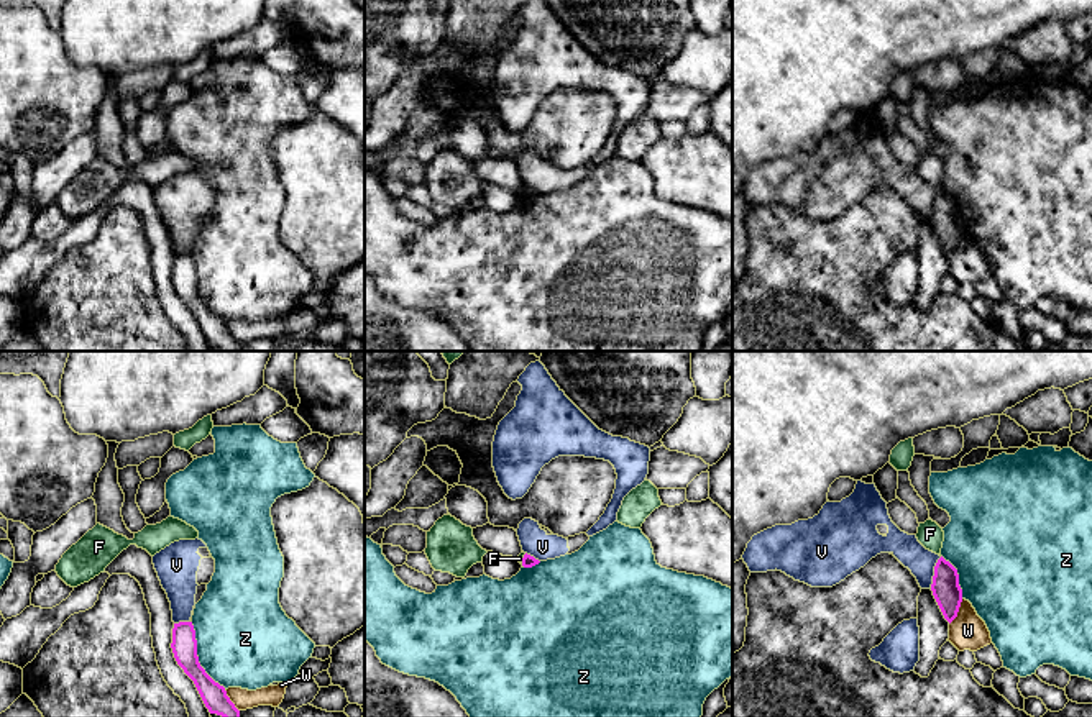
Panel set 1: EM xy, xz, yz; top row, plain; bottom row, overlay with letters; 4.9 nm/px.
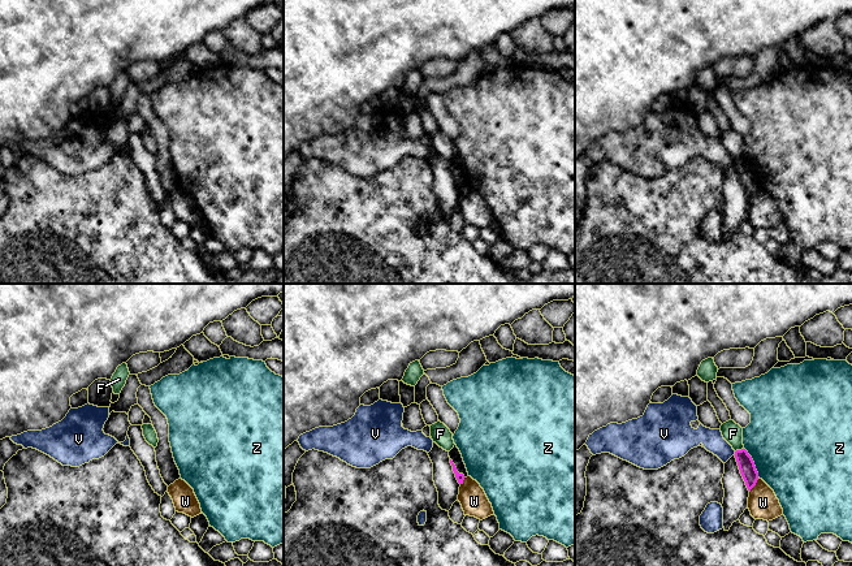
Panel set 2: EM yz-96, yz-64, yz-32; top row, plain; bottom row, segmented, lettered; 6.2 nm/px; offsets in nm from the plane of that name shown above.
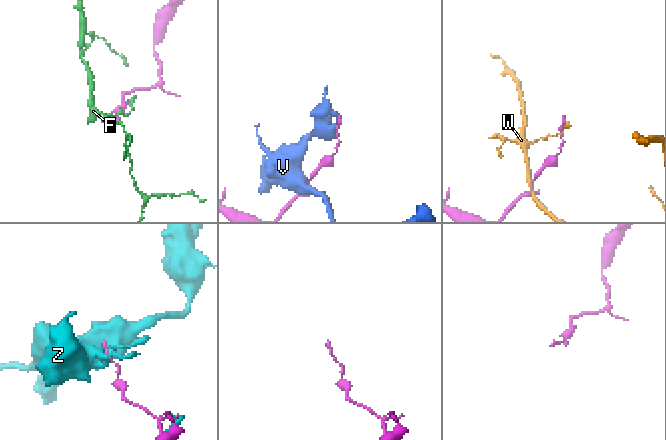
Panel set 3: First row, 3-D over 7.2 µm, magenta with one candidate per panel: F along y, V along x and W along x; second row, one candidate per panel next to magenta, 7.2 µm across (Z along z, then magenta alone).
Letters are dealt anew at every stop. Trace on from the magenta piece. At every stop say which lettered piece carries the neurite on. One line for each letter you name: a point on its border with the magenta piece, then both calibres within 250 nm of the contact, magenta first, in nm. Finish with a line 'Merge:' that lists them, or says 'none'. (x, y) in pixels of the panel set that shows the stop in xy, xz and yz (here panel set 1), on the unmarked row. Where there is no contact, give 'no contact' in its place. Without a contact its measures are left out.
Merge: none

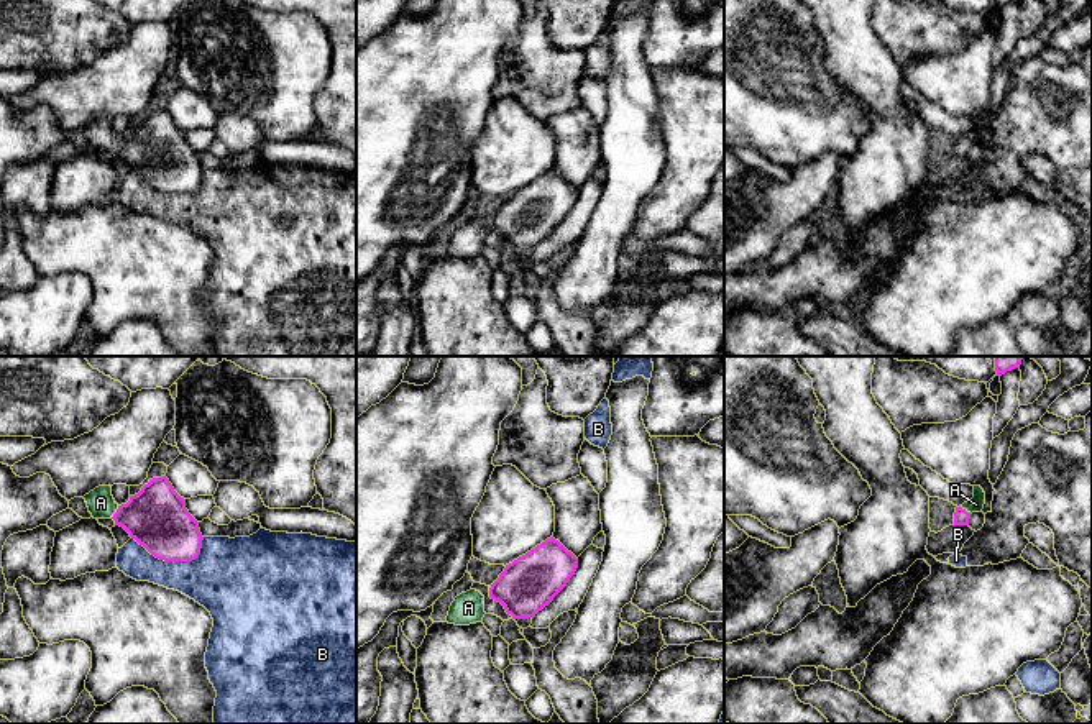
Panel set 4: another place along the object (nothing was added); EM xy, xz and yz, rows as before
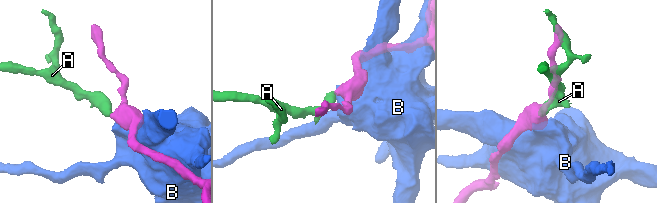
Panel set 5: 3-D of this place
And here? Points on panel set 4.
A: xy (115, 145) | 300/140 nm
Merge: A

